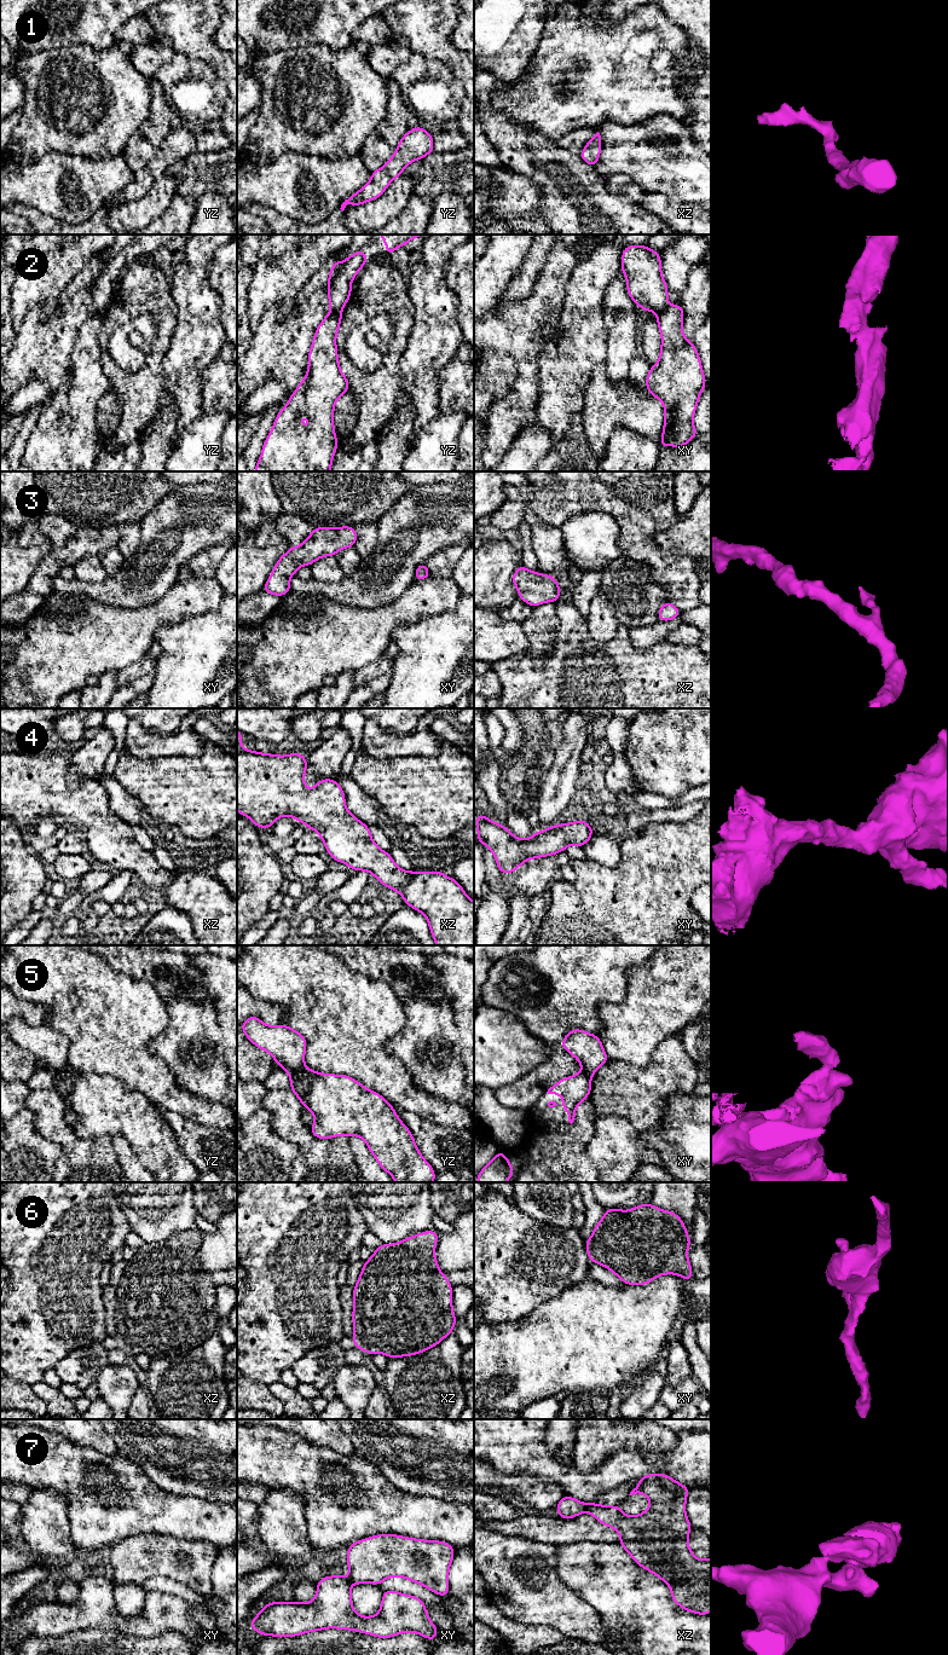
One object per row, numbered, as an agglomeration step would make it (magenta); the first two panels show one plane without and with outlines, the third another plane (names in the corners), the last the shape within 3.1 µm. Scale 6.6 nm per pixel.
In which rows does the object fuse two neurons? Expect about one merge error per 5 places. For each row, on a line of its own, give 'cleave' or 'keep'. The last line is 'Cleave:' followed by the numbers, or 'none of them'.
1: keep
2: cleave
3: keep
4: keep
5: cleave
6: keep
7: cleave
Cleave: 2, 5, 7

